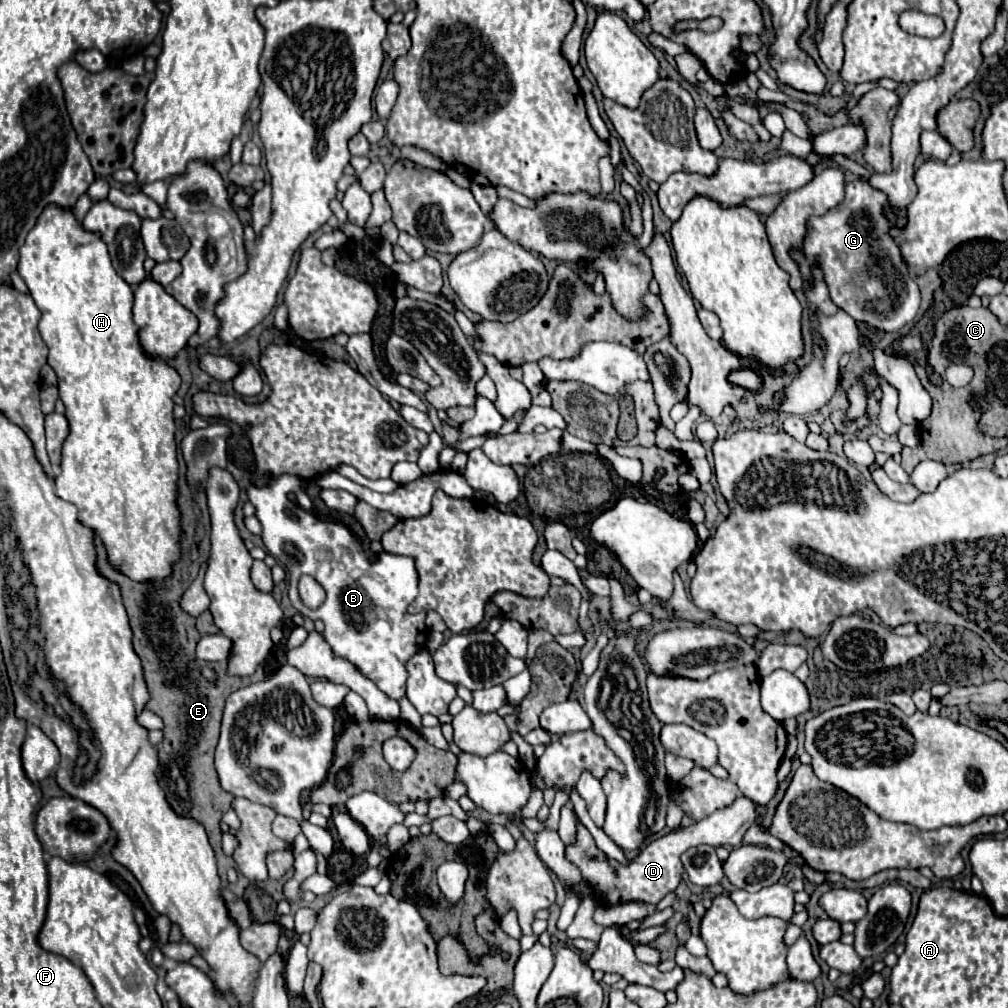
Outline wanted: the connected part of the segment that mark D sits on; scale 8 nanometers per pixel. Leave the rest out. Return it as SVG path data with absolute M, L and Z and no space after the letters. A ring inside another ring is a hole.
M739 796L731 806L715 810L711 816L691 824L691 826L679 826L677 830L671 830L653 842L649 842L635 858L629 860L629 864L621 864L609 856L605 856L591 832L581 824L579 818L575 818L577 824L577 838L573 844L567 844L567 860L575 864L583 876L583 882L587 882L593 890L593 896L599 900L601 906L617 906L617 904L627 904L627 902L643 902L643 904L657 904L667 892L675 890L683 878L683 864L679 856L699 844L709 844L709 846L737 846L743 840L743 834L747 828L755 822L755 806L749 798Z

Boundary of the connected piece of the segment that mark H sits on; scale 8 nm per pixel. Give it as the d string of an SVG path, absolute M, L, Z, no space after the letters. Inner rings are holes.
M43 208L39 214L39 220L35 222L35 228L29 230L25 244L19 248L19 274L25 280L37 308L41 310L39 320L39 332L49 348L49 366L55 370L59 378L59 398L65 404L65 416L69 420L71 432L69 438L63 444L63 460L59 476L55 478L55 492L61 500L67 500L77 506L81 524L95 530L97 536L107 546L109 560L115 568L125 572L133 580L149 580L149 578L165 578L171 572L171 564L179 556L179 512L175 506L175 490L177 490L177 446L175 446L175 422L173 422L173 400L171 396L179 390L181 378L175 368L171 368L165 360L159 360L157 356L147 356L139 344L139 326L131 320L131 306L133 306L133 290L131 286L115 272L107 244L103 242L103 236L99 232L87 232L81 222L75 218L73 208Z

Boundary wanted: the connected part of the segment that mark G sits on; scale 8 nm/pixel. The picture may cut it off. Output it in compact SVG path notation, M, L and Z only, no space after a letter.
M855 178L847 182L843 202L831 208L825 216L819 216L819 218L813 216L809 220L803 252L809 262L817 262L825 270L825 282L829 286L831 300L839 308L851 314L853 320L857 322L867 322L873 328L895 332L915 318L919 308L919 288L901 260L899 246L887 234L889 220L883 216L885 204L887 204L887 196L883 196L883 192L879 192L877 188L871 188L871 184L865 178Z

